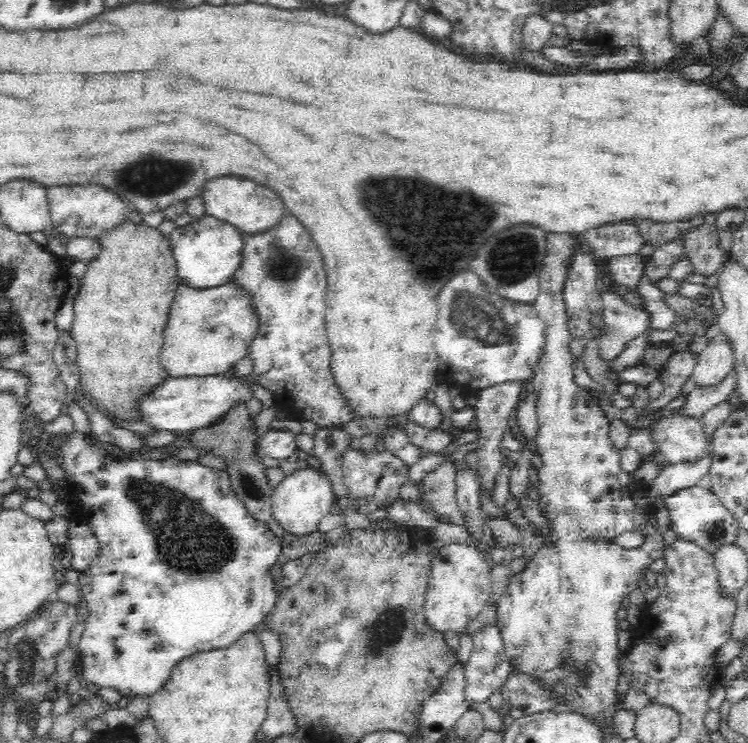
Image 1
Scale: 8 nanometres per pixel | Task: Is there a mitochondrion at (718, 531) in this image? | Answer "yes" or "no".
yes

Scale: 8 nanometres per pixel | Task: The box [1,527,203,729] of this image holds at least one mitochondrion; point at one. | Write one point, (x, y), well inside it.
(33, 667)

